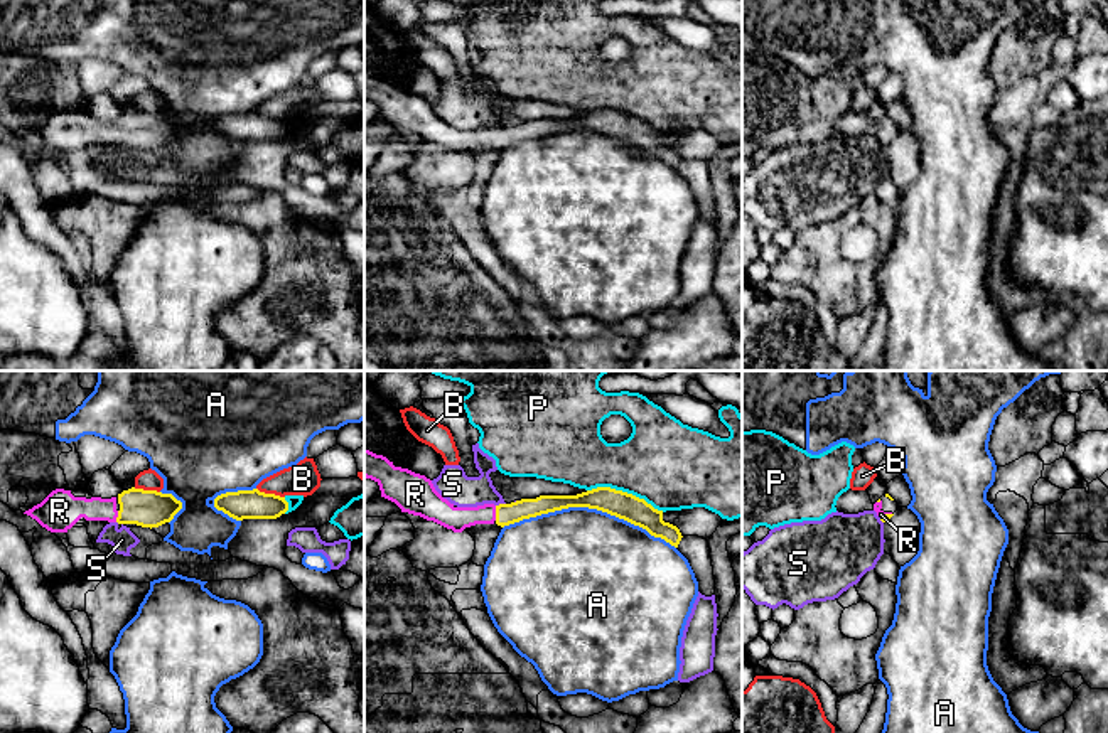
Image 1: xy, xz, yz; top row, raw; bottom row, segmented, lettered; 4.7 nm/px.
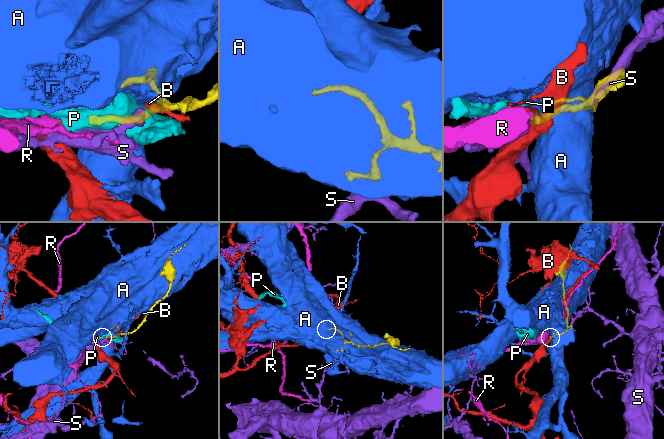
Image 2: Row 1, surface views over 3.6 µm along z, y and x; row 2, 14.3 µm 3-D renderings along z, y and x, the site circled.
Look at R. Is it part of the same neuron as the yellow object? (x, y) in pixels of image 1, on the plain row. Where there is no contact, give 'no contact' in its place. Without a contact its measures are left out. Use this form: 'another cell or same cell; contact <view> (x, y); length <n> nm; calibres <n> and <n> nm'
same cell; contact xz (496, 135); length 70 nm; calibres 100 and 120 nm

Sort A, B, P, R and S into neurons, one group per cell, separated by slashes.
A / B / P / R / S

